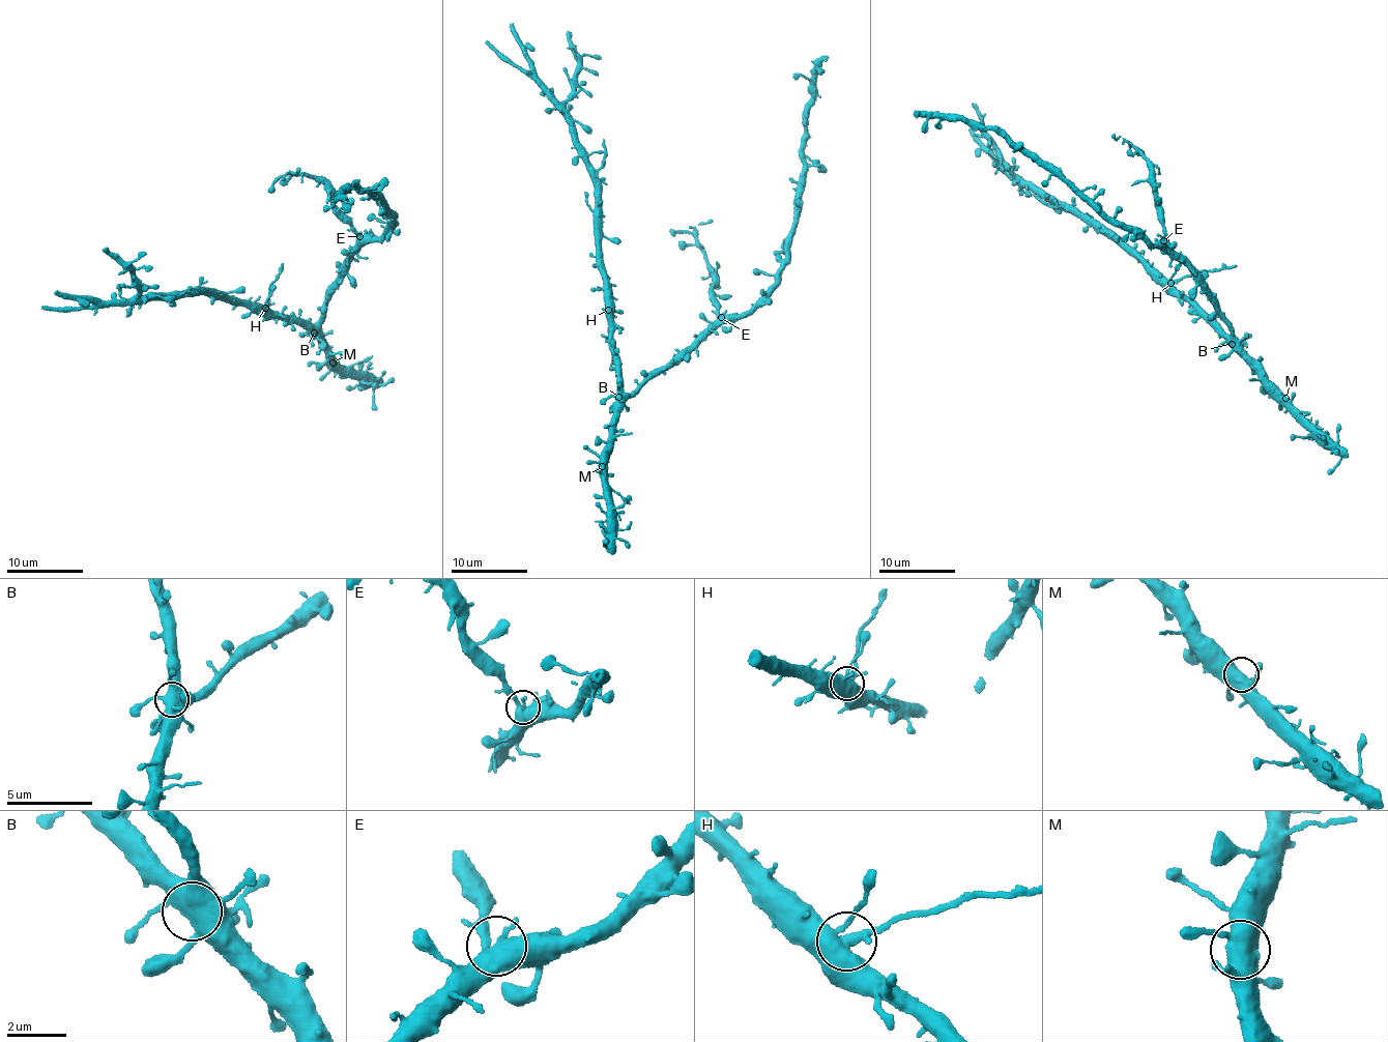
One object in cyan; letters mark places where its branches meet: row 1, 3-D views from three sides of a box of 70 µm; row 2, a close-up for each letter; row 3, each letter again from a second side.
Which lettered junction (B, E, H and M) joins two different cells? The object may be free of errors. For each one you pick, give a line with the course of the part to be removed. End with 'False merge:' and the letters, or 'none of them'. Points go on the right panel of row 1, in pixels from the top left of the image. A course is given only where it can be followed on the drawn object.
H: course (1169, 282), (1206, 270), (1237, 266)
False merge: H

